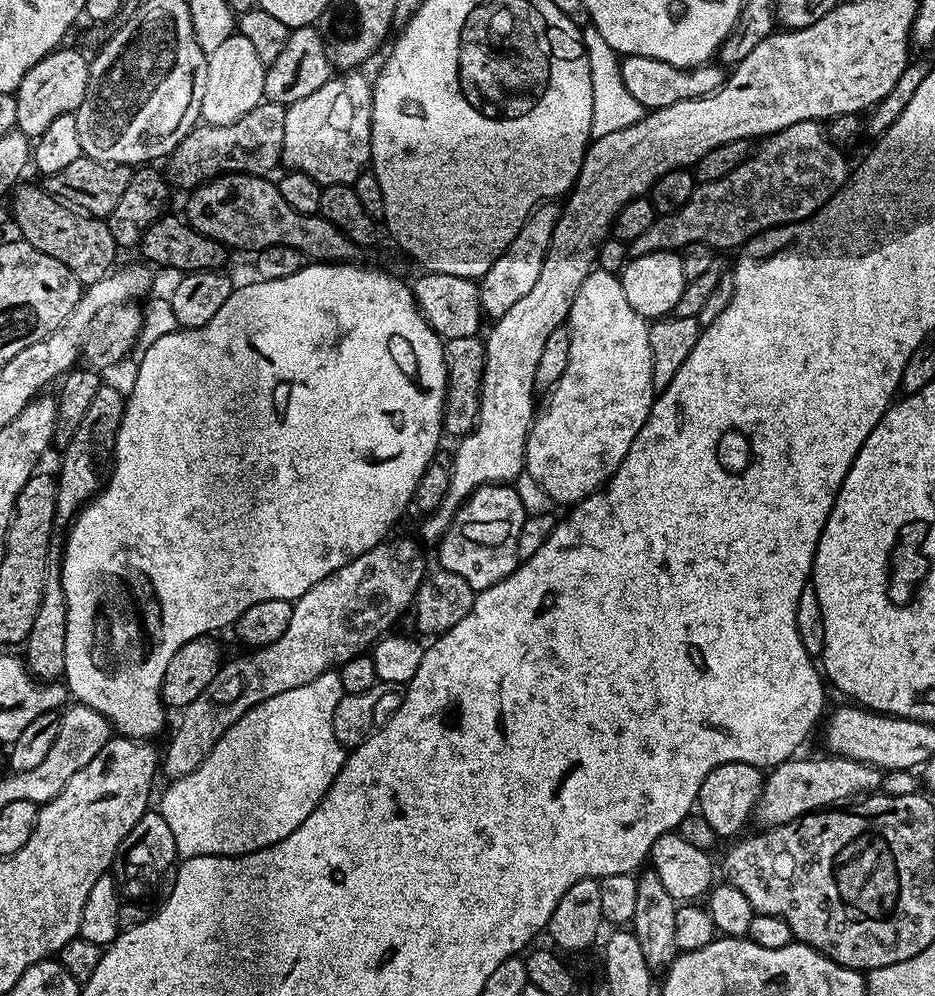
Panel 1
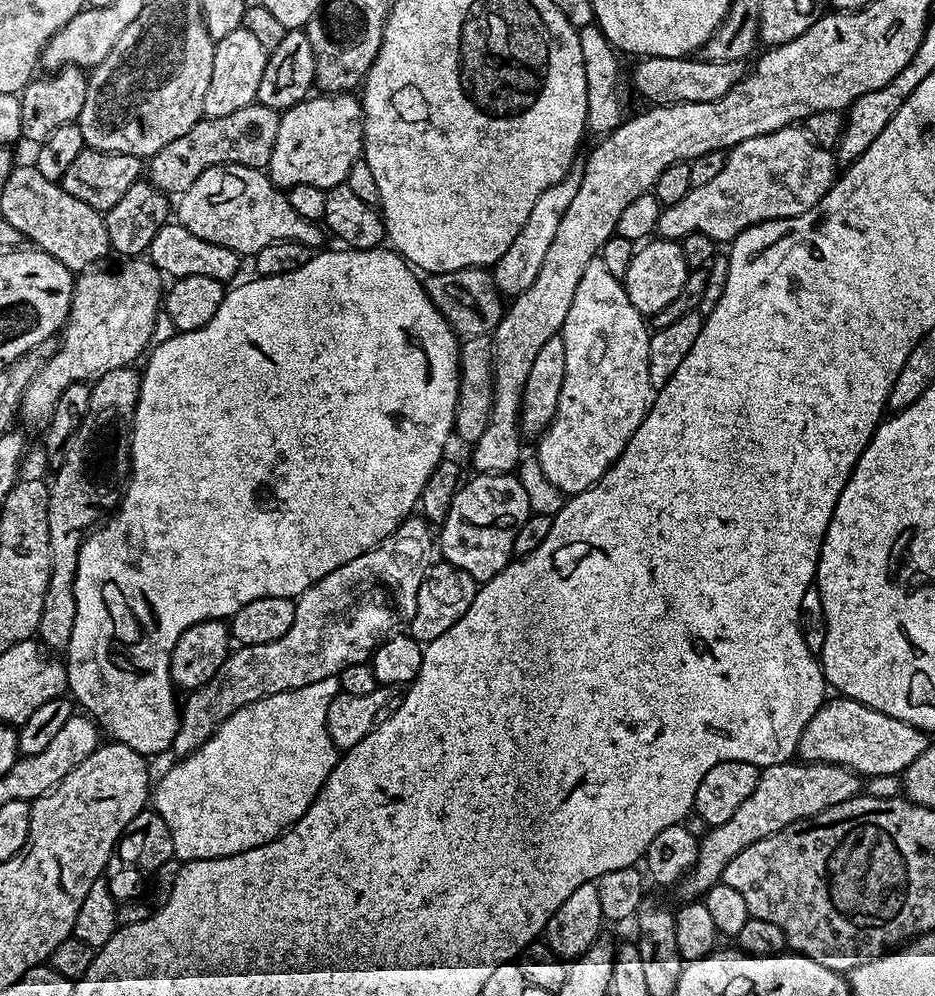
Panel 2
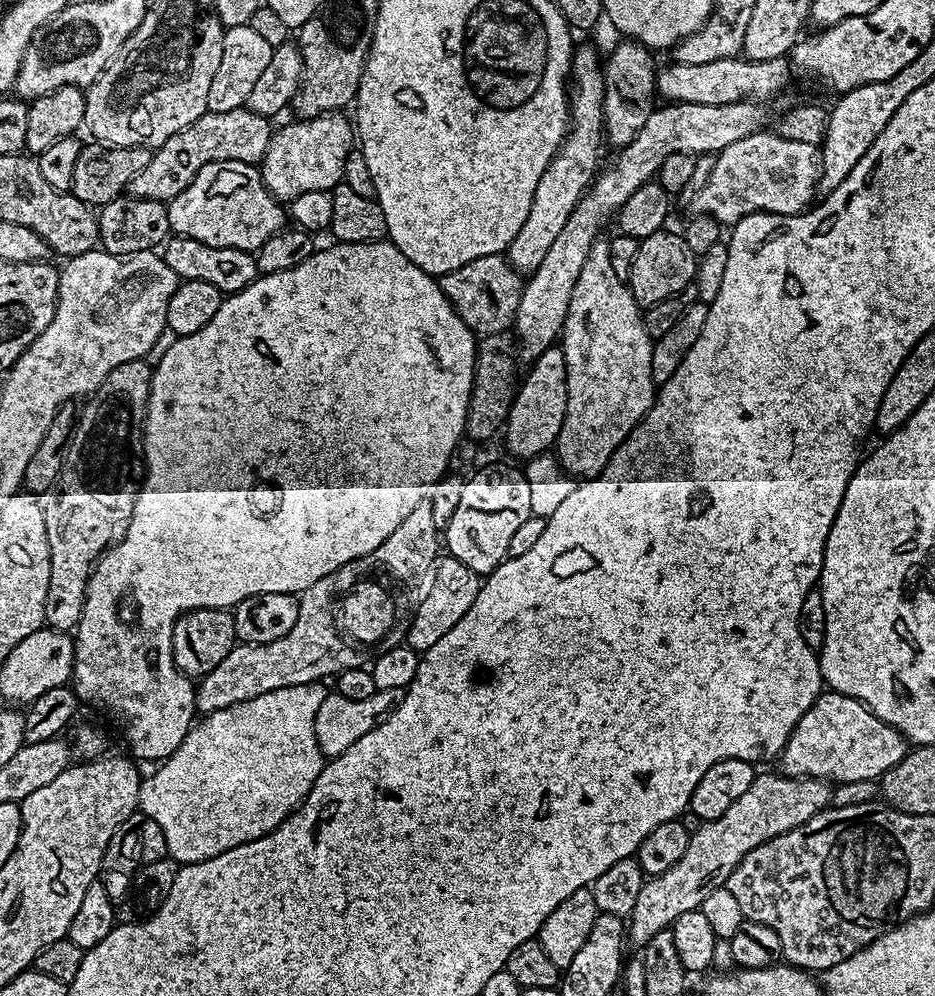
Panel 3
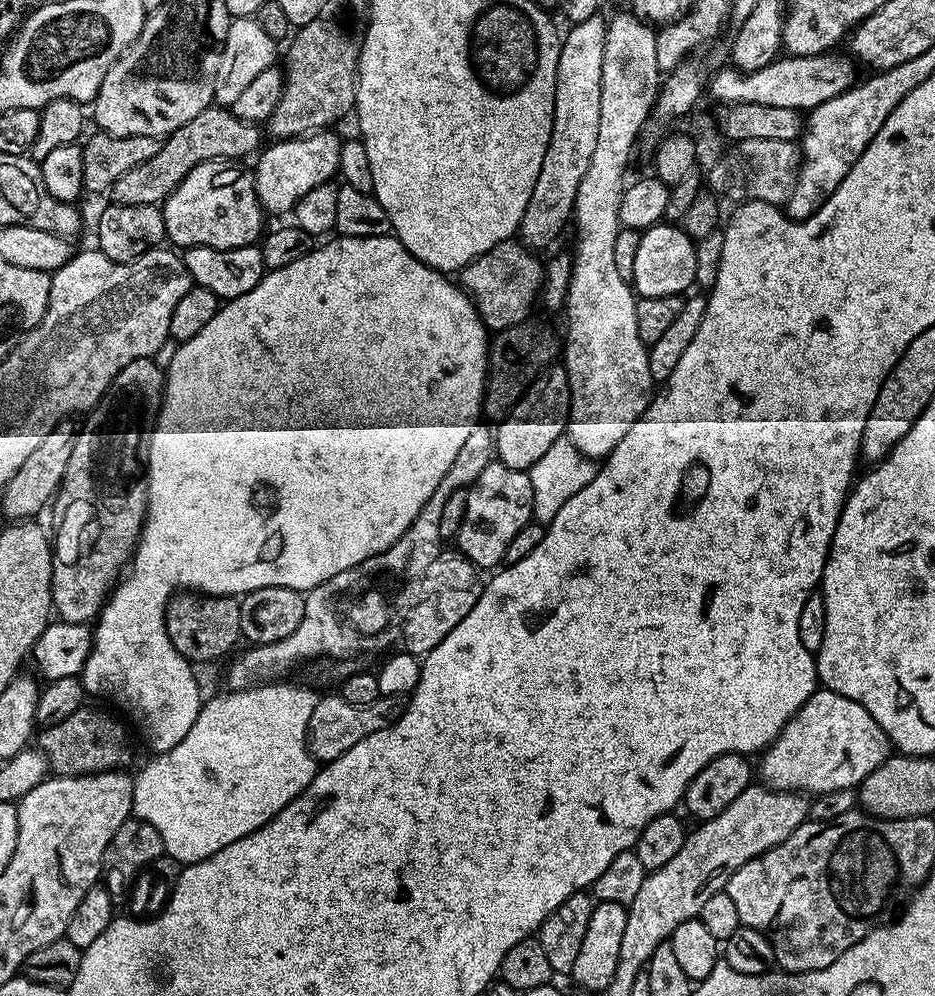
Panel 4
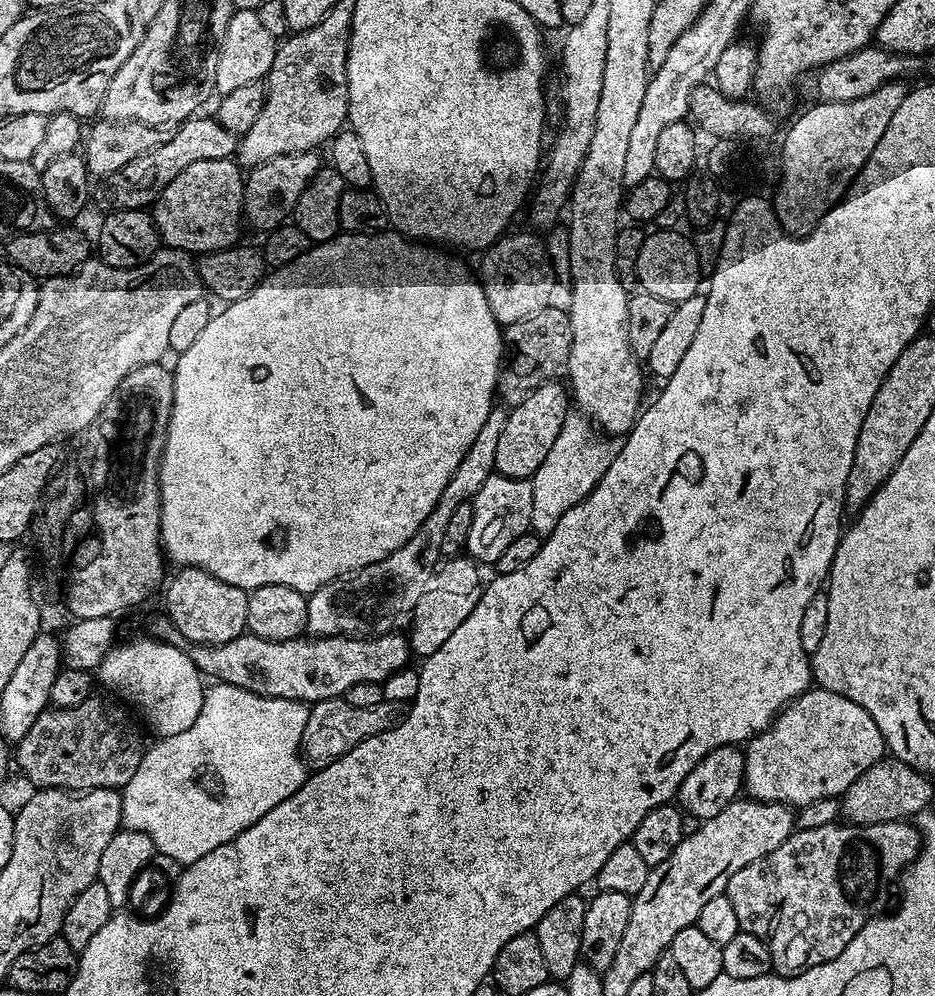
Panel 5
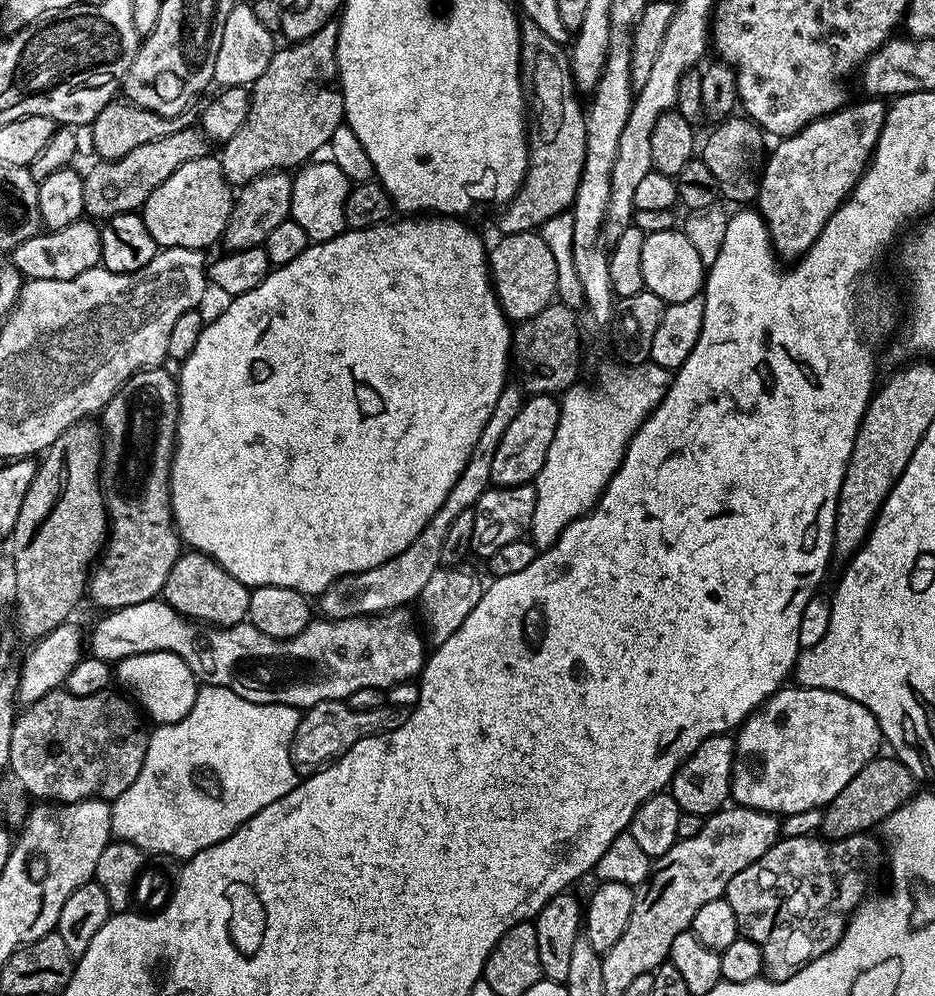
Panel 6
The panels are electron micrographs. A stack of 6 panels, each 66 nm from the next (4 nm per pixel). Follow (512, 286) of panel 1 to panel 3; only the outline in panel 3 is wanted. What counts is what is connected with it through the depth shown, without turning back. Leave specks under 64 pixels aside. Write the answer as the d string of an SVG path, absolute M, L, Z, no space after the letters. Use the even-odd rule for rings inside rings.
M577 47L572 53L574 69L574 107L570 112L568 135L556 153L556 159L542 174L542 182L538 182L538 190L534 190L534 202L530 202L530 214L526 214L526 222L522 222L522 230L510 242L507 258L516 271L531 274L542 266L542 258L550 250L550 245L557 240L558 233L566 227L566 218L574 214L574 206L584 197L588 185L596 179L601 167L600 147L605 147L604 134L604 70L602 56L592 48Z

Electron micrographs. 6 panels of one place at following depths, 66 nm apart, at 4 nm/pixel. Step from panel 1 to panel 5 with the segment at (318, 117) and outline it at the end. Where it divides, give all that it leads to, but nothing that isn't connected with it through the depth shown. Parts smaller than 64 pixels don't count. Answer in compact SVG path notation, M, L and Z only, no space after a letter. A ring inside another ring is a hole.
M313 150L270 158L251 169L244 182L244 220L247 227L249 224L250 227L257 228L260 234L279 228L295 213L298 198L302 198L302 190L306 190L306 186L319 174L321 167L321 153Z

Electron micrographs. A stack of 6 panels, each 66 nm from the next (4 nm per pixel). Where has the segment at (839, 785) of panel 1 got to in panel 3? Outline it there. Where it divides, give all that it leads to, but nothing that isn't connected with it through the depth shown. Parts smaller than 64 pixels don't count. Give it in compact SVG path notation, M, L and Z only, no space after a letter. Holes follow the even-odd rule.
M761 771L754 778L750 790L746 790L746 794L742 794L742 798L733 802L726 809L726 814L722 814L722 818L703 821L699 825L700 829L697 832L695 829L689 835L686 854L682 854L679 862L674 862L674 866L670 866L670 870L666 870L666 874L658 874L645 879L642 894L638 894L638 902L634 902L634 910L626 924L626 936L631 943L633 940L636 946L643 946L646 942L650 942L650 938L654 938L654 934L671 929L672 923L678 918L682 918L682 914L697 911L700 904L706 902L707 896L714 889L725 887L730 874L734 874L738 862L742 862L742 858L746 858L746 854L750 854L750 850L754 850L754 846L762 846L762 842L770 842L770 838L778 838L778 834L786 834L798 826L802 826L802 822L810 822L810 818L814 818L814 814L823 812L831 805L833 789L831 783L811 778L786 776L779 771L776 772Z

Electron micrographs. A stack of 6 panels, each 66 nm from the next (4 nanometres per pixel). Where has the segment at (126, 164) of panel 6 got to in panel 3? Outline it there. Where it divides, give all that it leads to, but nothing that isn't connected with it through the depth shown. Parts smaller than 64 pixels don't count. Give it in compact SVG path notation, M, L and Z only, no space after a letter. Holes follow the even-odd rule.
M247 106L225 112L207 111L202 118L186 126L186 130L174 134L153 151L150 163L134 174L128 184L127 195L167 202L182 194L182 190L194 182L194 174L198 174L198 170L210 162L229 160L259 165L270 146L273 131L274 124L269 117L254 114Z

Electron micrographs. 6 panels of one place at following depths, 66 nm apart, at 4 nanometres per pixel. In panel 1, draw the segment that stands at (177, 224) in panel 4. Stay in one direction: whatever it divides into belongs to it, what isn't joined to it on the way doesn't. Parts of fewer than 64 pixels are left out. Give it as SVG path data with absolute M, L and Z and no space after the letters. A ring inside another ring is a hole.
M230 172L191 189L186 219L192 229L229 249L252 248L259 250L270 246L294 246L302 250L312 262L352 262L357 259L357 245L342 234L338 226L317 214L307 216L293 210L279 187L271 179L247 176L244 172Z

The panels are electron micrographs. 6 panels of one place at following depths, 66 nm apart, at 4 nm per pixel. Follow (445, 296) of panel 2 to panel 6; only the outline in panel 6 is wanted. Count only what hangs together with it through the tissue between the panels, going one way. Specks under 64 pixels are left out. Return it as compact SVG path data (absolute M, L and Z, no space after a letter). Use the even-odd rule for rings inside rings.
M539 231L509 232L499 237L496 245L487 249L488 274L492 277L492 288L500 303L500 309L512 322L523 322L534 318L557 299L558 265L550 254Z

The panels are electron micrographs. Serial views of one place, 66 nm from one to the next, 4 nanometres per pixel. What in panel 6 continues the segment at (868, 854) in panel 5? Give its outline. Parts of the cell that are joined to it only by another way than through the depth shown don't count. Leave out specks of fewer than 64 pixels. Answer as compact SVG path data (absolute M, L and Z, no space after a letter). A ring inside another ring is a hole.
M861 834L859 836L847 836L841 840L829 840L821 838L819 835L803 836L802 838L780 838L770 846L770 850L766 850L766 854L762 854L762 858L758 858L758 862L746 866L746 870L738 870L738 874L734 874L734 878L730 878L726 899L728 899L731 908L734 910L734 918L738 918L741 937L754 942L758 946L758 950L762 950L763 975L767 979L789 980L790 978L794 978L794 974L798 974L798 970L802 970L809 960L826 954L839 942L846 930L849 918L852 917L852 913L864 903L866 897L869 895L868 879L872 876L872 867L875 866L876 859L879 856L881 859L882 856L881 841L879 839L876 841L874 837L875 835L872 834Z

